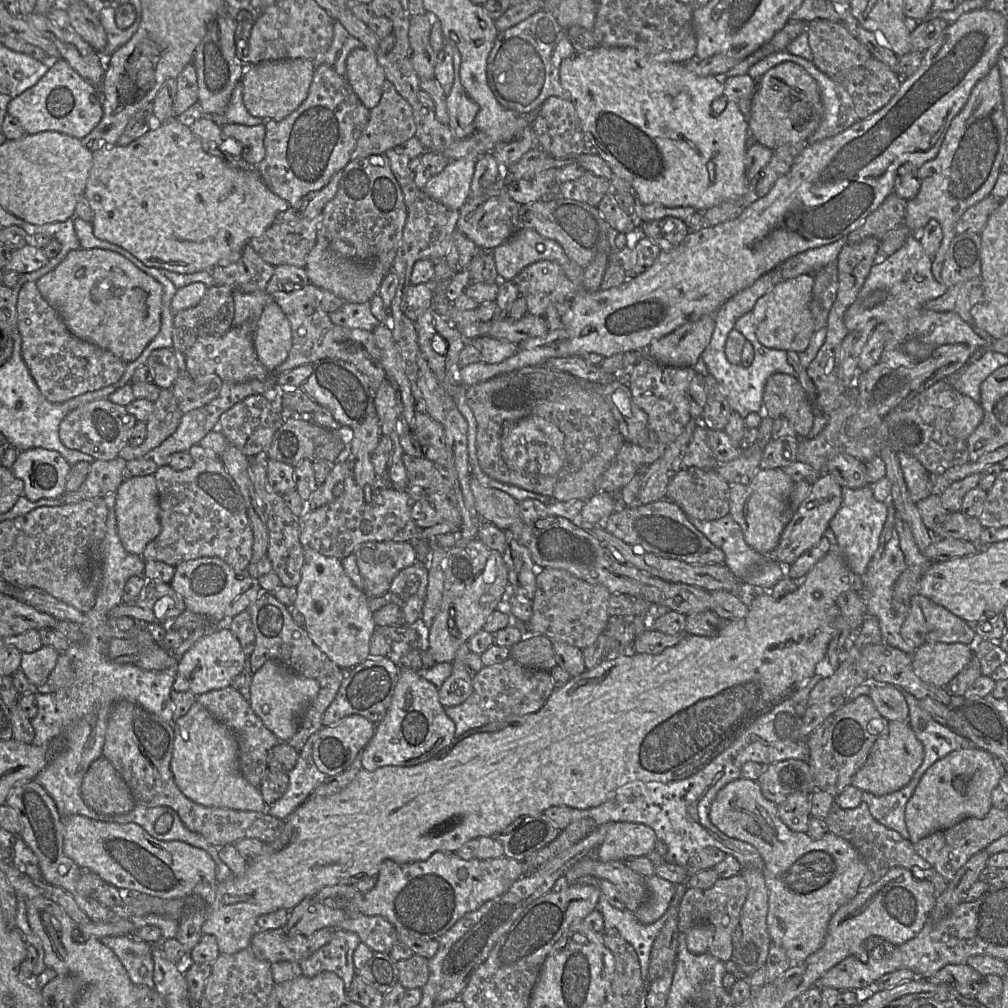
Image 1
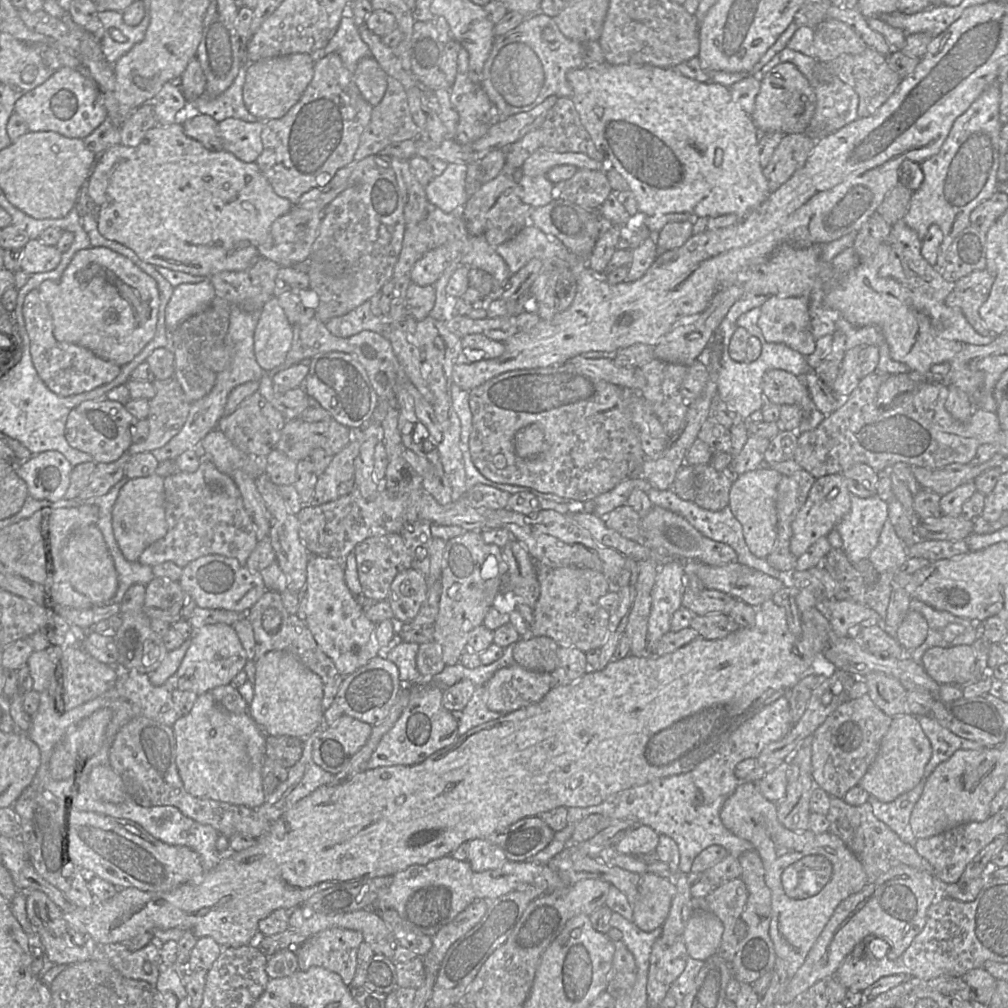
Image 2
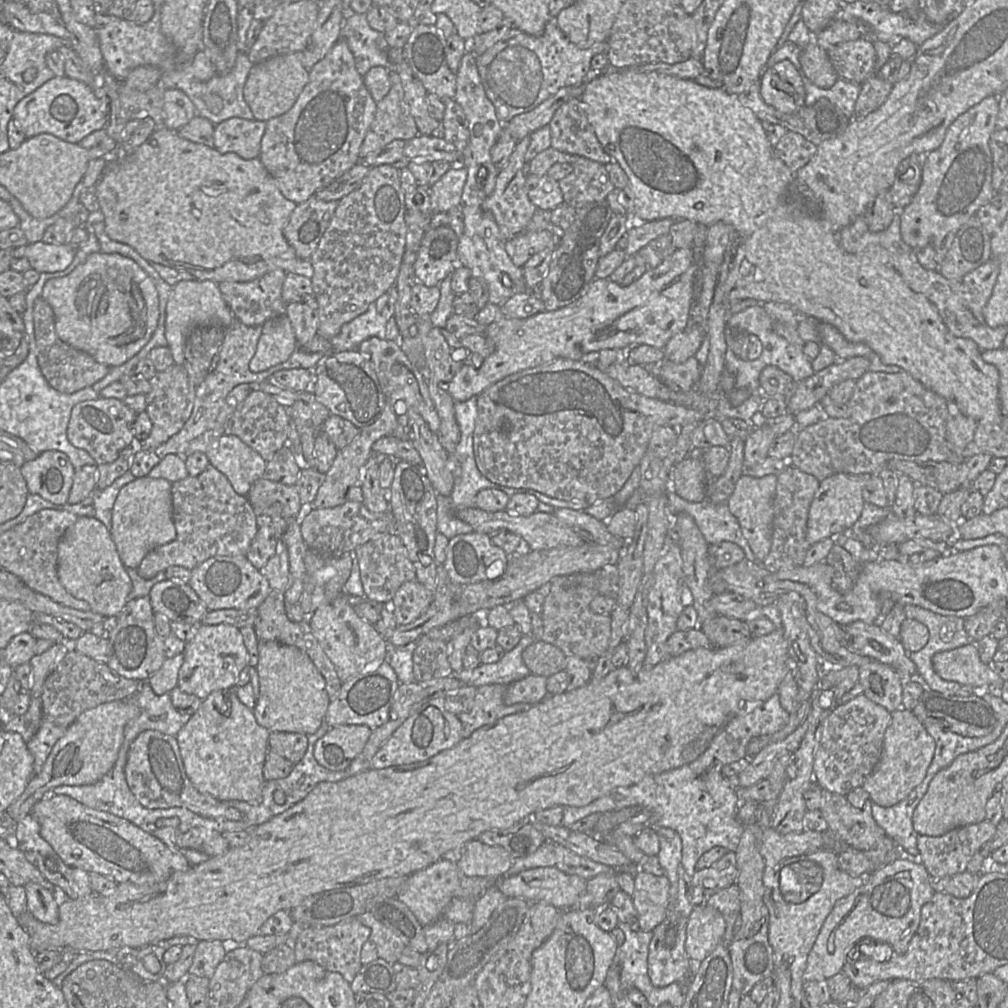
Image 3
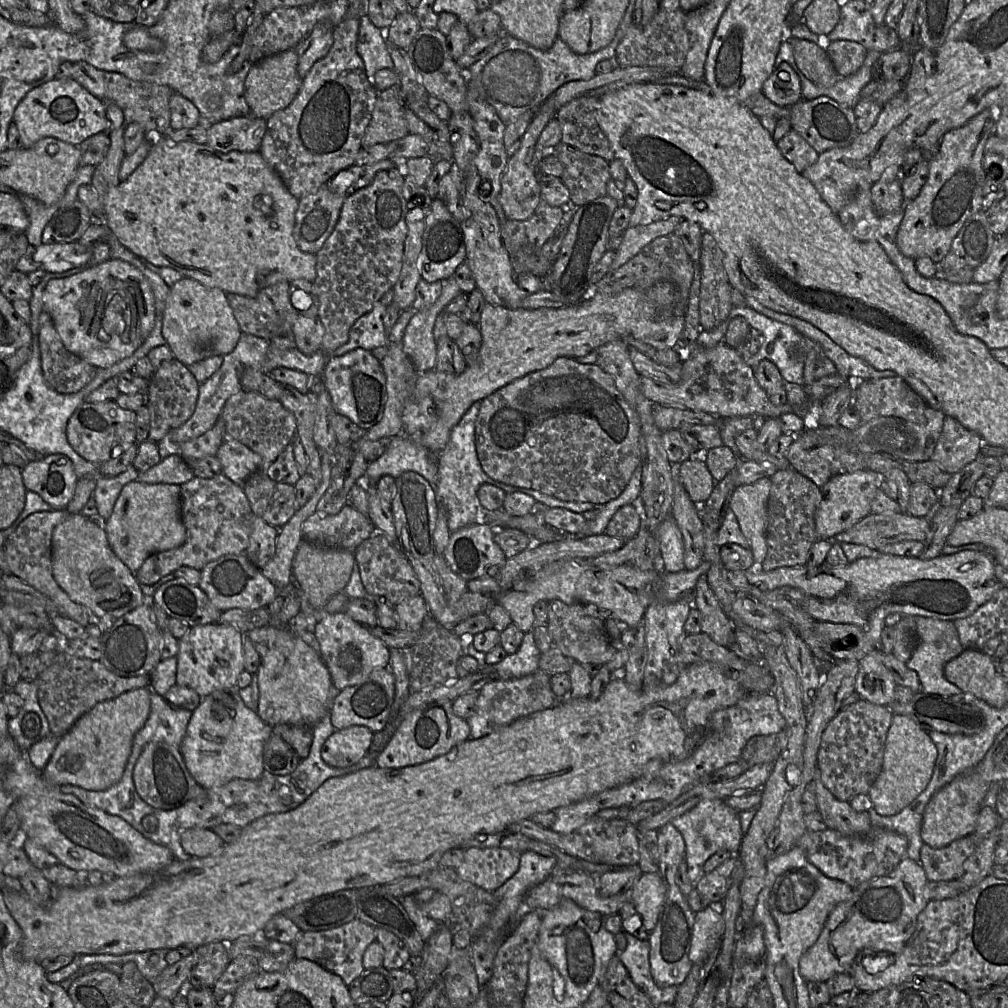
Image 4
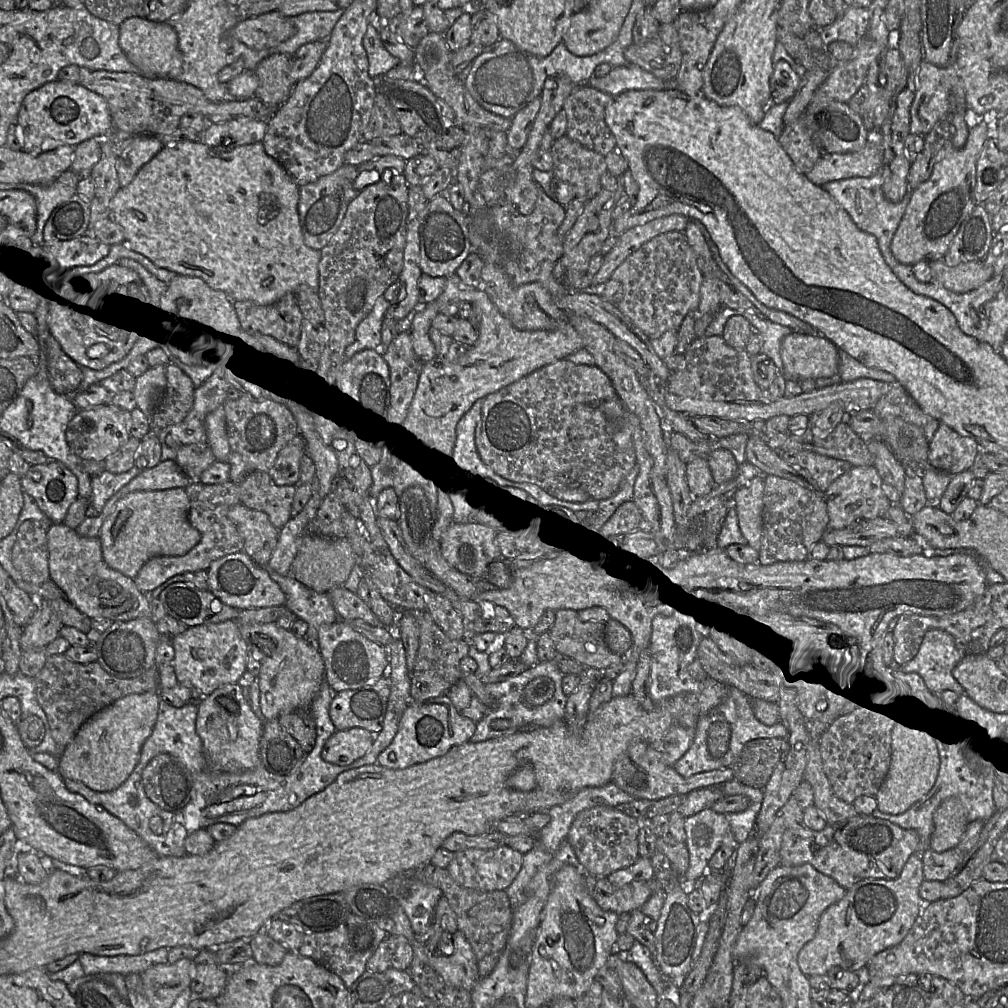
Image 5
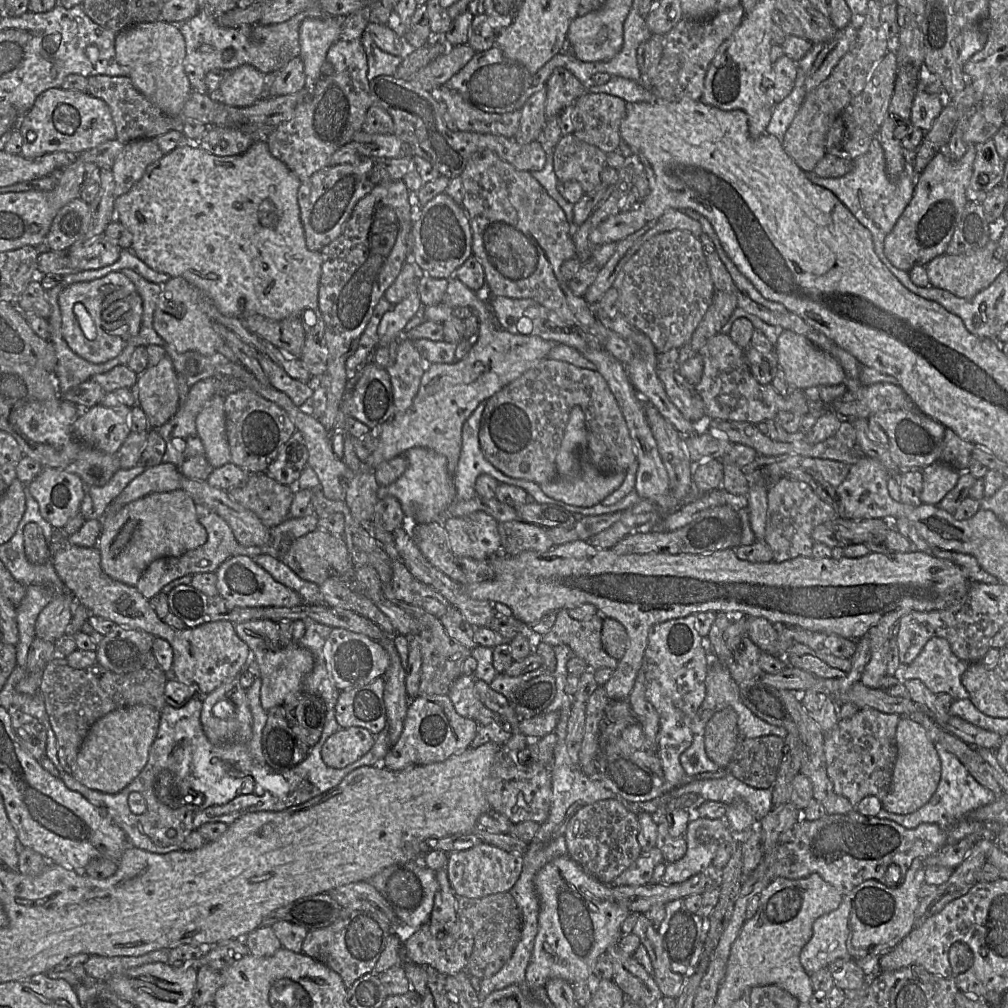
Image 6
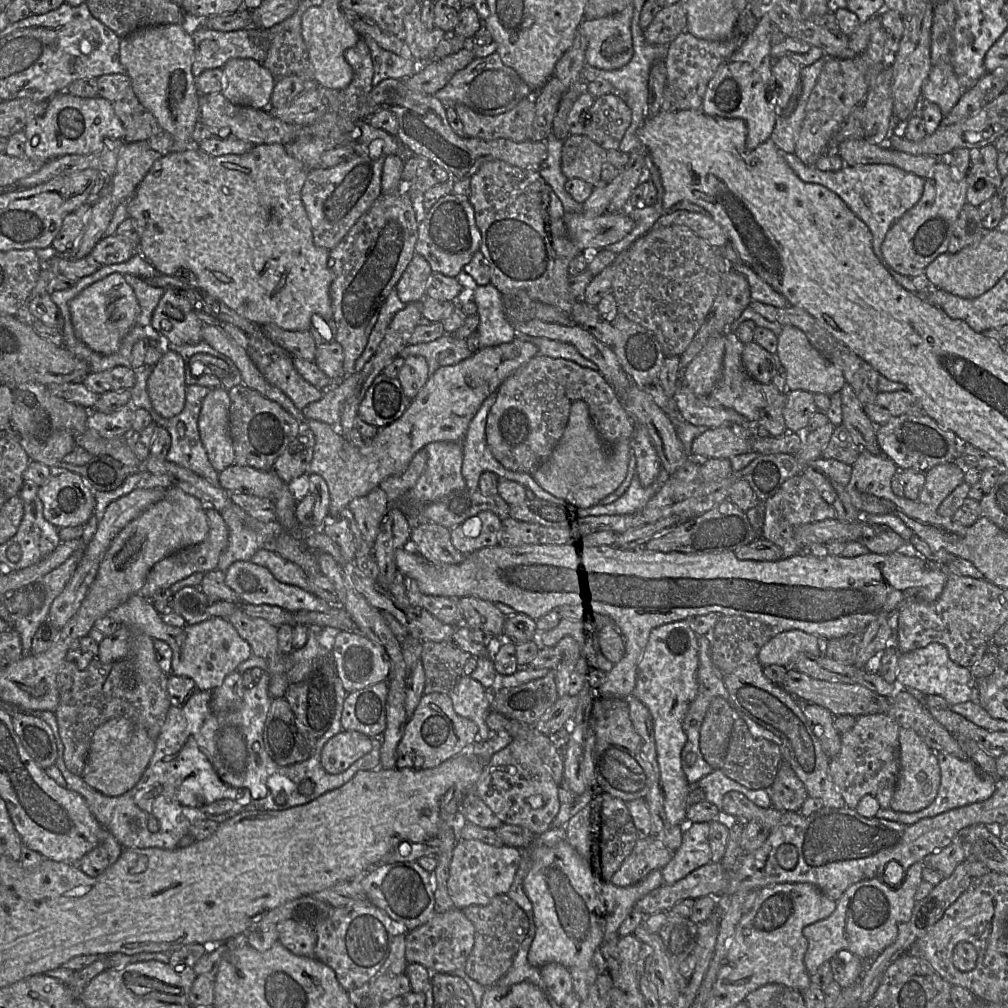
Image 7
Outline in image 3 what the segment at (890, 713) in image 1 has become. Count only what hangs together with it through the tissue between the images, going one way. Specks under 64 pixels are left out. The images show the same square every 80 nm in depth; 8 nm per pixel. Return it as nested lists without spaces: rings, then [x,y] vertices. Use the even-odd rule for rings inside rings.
[[[871,660],[859,667],[858,683],[863,687],[863,694],[869,700],[890,713],[901,708],[902,679],[890,666]]]

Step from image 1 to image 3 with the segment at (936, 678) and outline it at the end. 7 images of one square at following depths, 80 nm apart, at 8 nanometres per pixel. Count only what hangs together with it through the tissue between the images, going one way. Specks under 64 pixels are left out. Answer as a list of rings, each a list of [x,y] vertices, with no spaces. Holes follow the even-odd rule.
[[[974,643],[932,657],[935,672],[946,681],[970,685],[984,691],[998,691],[1003,684],[999,675],[988,664],[982,663]]]

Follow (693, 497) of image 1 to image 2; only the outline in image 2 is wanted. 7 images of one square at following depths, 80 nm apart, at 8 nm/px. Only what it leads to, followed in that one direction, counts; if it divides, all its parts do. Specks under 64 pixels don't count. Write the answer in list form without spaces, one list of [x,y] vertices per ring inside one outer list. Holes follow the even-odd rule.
[[[709,465],[694,466],[696,493],[693,502],[699,507],[720,511],[729,506],[733,476]]]

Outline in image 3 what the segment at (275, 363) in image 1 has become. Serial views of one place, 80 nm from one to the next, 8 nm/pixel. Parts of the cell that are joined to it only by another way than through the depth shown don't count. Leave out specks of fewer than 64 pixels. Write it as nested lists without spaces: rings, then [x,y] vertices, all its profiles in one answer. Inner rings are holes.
[[[277,316],[261,326],[256,352],[249,363],[252,372],[266,371],[289,359],[297,349],[297,341],[289,319]]]

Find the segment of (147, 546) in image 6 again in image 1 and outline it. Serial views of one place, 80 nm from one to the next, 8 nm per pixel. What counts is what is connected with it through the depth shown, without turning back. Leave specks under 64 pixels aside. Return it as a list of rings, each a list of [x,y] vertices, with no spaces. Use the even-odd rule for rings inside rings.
[[[154,475],[126,479],[115,494],[116,528],[119,539],[127,552],[140,556],[147,544],[161,532],[156,479]]]

